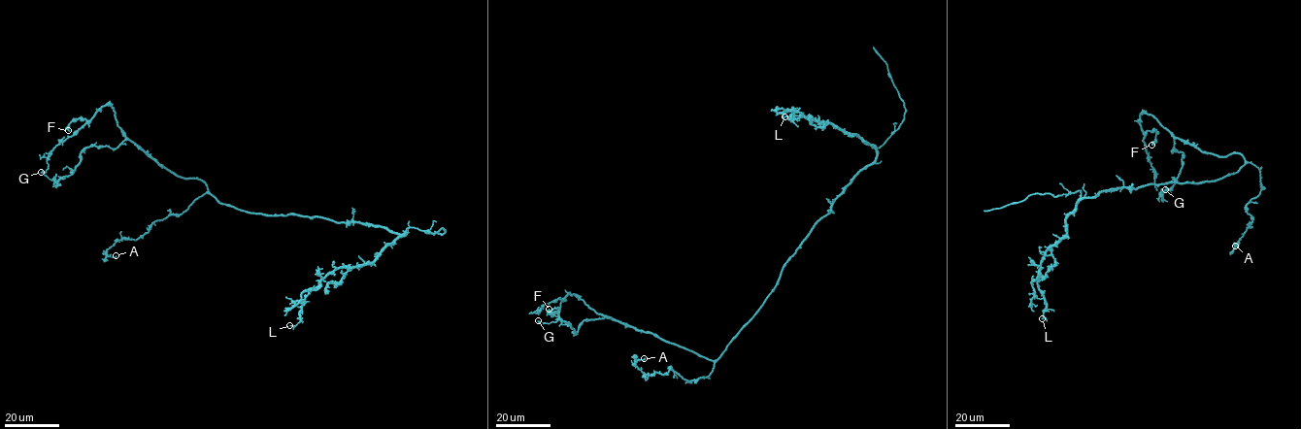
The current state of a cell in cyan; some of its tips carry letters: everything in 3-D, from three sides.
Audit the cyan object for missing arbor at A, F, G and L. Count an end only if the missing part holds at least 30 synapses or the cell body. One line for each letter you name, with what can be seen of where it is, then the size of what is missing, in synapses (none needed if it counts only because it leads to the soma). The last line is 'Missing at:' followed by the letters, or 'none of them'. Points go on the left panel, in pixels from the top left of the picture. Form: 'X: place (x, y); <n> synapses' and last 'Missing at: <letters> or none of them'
Missing at: none of them

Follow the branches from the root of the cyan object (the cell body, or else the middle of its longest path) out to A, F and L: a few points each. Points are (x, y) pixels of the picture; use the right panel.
A: (1193, 182), (1217, 181), (1248, 162), (1257, 167), (1261, 188), (1246, 206), (1251, 221), (1235, 246)
F: (1193, 182), (1236, 173), (1244, 157), (1205, 153), (1150, 115), (1141, 115), (1144, 132), (1155, 131), (1151, 145)
L: (1193, 182), (1111, 188), (1078, 202), (1066, 218), (1066, 235), (1042, 261), (1037, 282), (1046, 308), (1042, 318)

